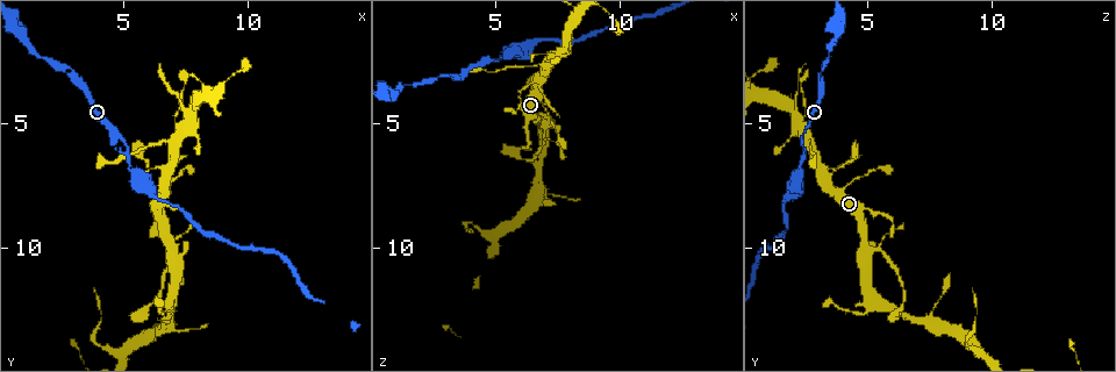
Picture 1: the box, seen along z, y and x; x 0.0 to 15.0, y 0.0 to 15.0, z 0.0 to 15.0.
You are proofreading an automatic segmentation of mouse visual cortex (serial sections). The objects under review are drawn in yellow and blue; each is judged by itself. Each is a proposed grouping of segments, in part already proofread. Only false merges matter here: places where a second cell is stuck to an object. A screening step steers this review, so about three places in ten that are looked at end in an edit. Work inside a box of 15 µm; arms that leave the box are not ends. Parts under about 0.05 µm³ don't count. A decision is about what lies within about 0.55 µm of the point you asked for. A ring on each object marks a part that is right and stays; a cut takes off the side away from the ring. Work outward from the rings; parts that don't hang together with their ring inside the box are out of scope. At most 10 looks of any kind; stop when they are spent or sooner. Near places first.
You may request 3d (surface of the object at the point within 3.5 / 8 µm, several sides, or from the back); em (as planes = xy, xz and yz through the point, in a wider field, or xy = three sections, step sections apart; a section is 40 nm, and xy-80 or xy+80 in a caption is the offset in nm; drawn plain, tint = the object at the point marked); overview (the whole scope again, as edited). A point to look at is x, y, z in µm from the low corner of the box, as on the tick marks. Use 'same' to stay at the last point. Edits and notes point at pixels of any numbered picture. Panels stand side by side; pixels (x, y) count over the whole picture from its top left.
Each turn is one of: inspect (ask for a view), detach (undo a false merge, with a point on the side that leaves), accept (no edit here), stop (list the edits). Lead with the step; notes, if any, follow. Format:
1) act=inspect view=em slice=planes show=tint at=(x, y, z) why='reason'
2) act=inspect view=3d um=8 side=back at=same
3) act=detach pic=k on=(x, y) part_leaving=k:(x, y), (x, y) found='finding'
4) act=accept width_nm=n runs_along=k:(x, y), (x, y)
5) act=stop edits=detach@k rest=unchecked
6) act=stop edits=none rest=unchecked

act=inspect view=3d um=3.5 at=(6.4, 8.0, 1.7) why='sudden change in width'

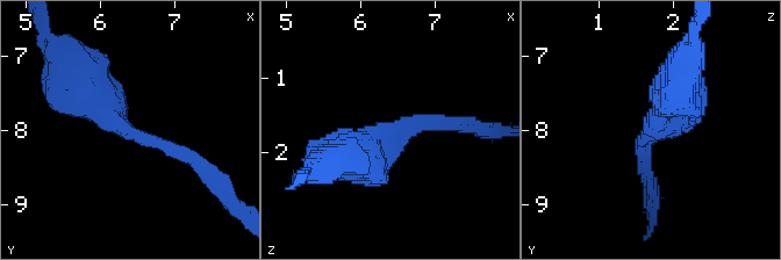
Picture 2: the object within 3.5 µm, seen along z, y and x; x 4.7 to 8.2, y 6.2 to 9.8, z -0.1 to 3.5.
act=inspect view=em slice=xy step=1 show=tint at=(6.35, 8.00, 1.70) arm_widths_nm=200,500 why='now the EM'

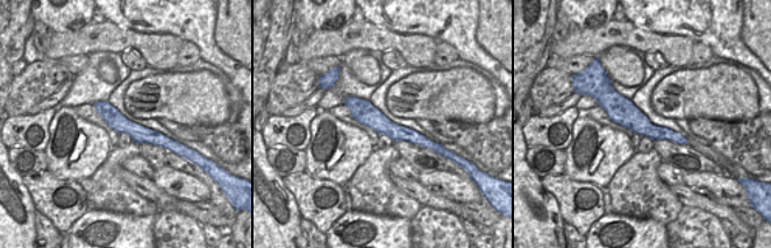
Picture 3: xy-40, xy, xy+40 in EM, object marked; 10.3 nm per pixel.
act=accept runs_along=2:(70, 79), (116, 125), (194, 161) found='continuous, no second cell'

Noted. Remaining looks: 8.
act=inspect view=3d um=3.5 side=back at=(7.0, 5.8, 2.7) why='thin neck'

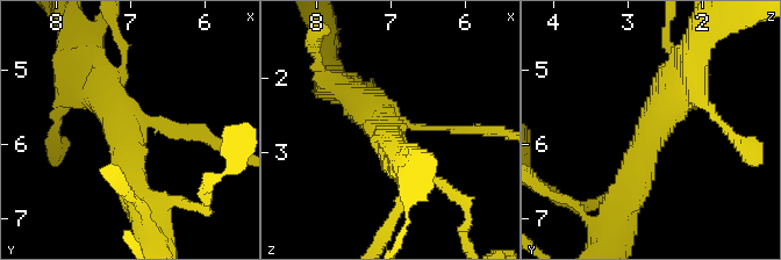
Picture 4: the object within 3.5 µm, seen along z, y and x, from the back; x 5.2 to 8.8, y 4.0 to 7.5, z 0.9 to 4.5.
act=inspect view=em slice=xy step=1 show=tint at=(7.10, 5.75, 2.65) arms=3 arm_widths_nm=100,400,500 why='shape alone is not enough'

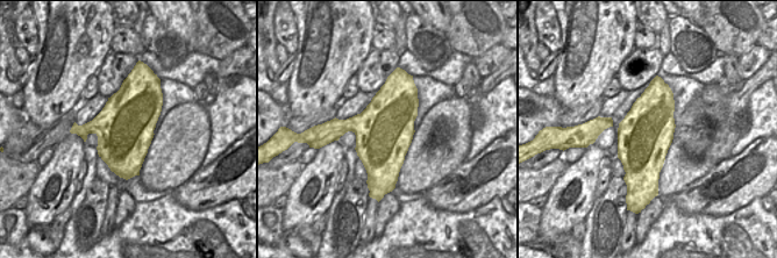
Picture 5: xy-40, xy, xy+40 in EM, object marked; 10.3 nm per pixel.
act=inspect view=em slice=xy step=2 show=tint at=same

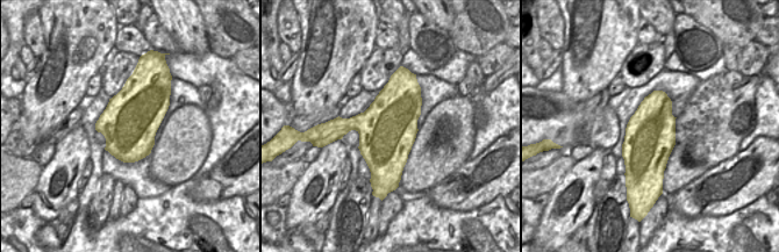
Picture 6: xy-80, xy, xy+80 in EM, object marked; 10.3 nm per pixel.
act=accept width_nm=600 runs_along=4:(623, 196), (653, 124), (692, 67) found='one cell here'

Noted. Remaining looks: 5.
act=inspect view=3d um=3.5 side=back at=(6.9, 10.1, 4.9) why='sharp bend'

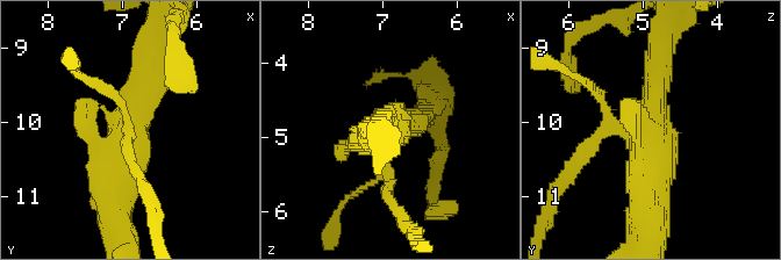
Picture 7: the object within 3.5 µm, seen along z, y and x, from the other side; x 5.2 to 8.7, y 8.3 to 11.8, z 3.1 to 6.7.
act=inspect view=em slice=xy step=1 show=tint at=same why='now the EM'

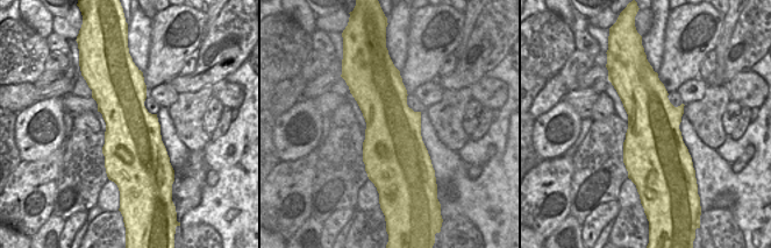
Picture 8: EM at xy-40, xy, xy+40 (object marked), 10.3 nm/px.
act=accept runs_along=7:(152, 58), (130, 115), (116, 208) found='all the same cell'

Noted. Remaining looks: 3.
act=inspect view=3d um=8 at=(4.1, 13.8, 9.0) why='sharp bend'

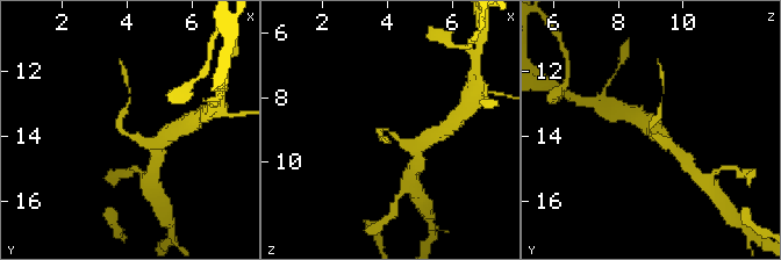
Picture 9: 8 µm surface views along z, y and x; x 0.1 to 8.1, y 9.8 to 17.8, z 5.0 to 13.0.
act=inspect view=3d um=3.5 at=(4.0, 13.8, 9.0) why='zoom in'

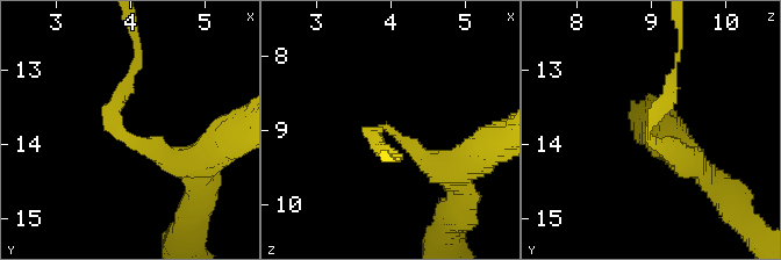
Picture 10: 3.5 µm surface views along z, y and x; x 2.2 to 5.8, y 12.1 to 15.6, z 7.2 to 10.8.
act=inspect view=em slice=xy step=2 show=tint at=(3.95, 13.85, 8.95) why='shape alone is not enough'

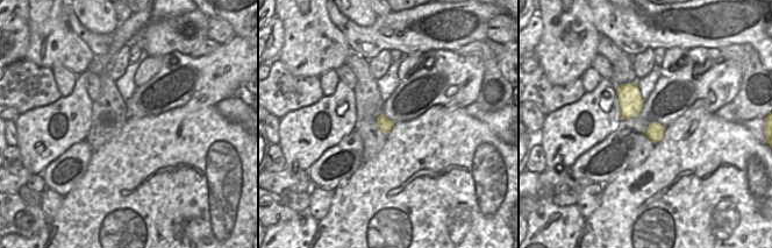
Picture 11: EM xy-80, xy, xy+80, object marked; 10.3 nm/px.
act=detach pic=10 on=(107, 127) part_leaving=10:(141, 144), (113, 125), (134, 62) found='two cells meet here'

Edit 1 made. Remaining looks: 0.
act=stop edits=detach@10 rest=unchecked

